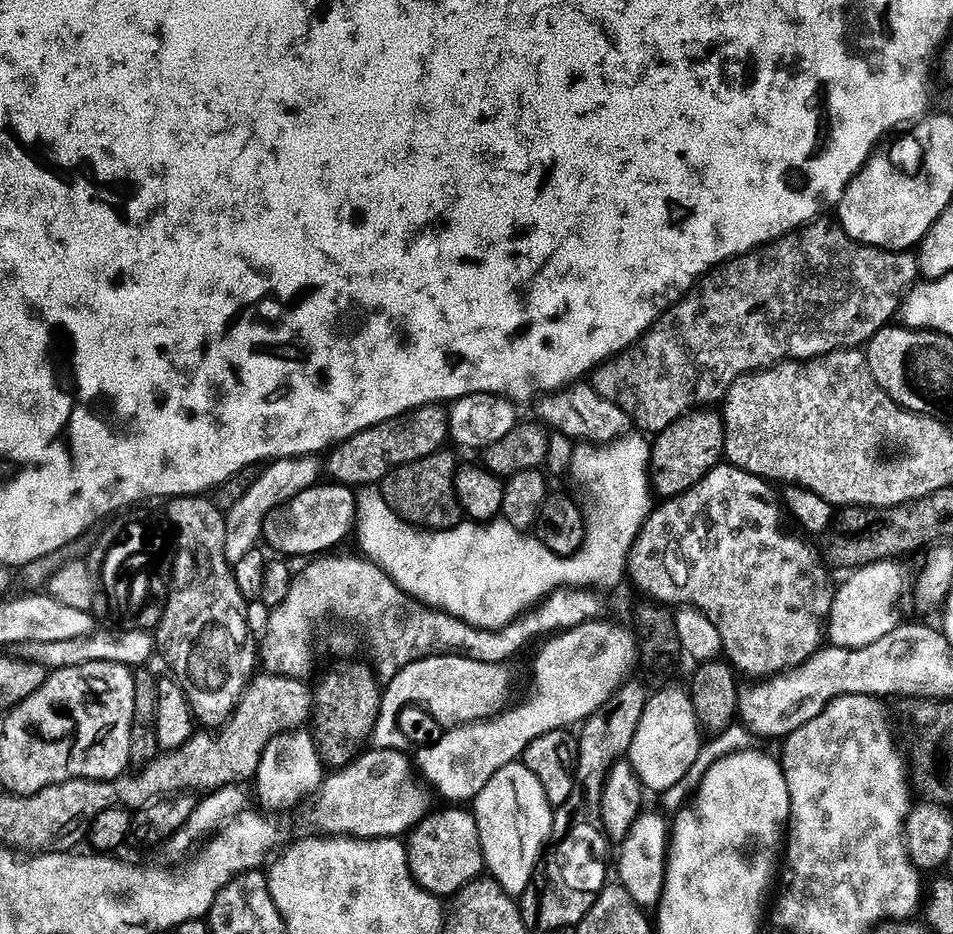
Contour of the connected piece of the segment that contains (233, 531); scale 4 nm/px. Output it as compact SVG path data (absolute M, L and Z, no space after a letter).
M317 455L275 460L265 468L267 469L260 478L245 492L231 510L227 511L225 517L227 522L225 559L231 565L235 566L246 554L255 551L256 542L257 540L259 542L263 533L264 523L272 512L305 490L316 487L324 474L323 463Z

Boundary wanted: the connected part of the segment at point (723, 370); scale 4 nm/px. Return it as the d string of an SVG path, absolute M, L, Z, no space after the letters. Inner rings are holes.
M817 218L812 223L797 228L796 231L788 233L787 236L773 240L772 243L766 244L746 256L723 261L719 266L713 268L707 276L703 277L683 300L676 303L680 308L680 417L688 415L690 410L713 405L710 403L714 400L723 401L727 397L728 389L731 388L732 383L741 380L743 376L755 374L765 368L791 360L816 360L819 356L828 356L831 352L859 349L861 346L867 345L873 336L878 335L883 328L889 327L897 319L901 305L905 303L906 297L909 295L908 287L915 280L918 280L917 257L908 250L885 250L871 248L868 244L859 244L847 236L839 223L832 221L831 224L830 221L824 219L828 218ZM696 338L698 338L698 342L706 340L706 344L698 344L700 352L704 352L704 348L714 346L714 350L704 352L704 354L710 354L710 364L706 364L706 366L702 364L702 358L696 354L696 348L690 348L690 344Z

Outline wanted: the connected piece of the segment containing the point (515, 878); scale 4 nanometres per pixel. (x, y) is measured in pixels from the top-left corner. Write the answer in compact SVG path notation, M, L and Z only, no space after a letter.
M522 762L497 767L474 801L474 815L487 871L508 896L520 898L531 886L536 863L552 836L554 809L542 790L542 782Z

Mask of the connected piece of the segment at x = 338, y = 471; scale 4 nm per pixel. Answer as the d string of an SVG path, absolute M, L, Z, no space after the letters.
M428 404L424 408L415 408L406 416L387 420L378 426L362 430L357 436L351 436L327 457L326 472L338 484L371 486L377 481L379 472L401 468L403 464L433 456L449 440L447 411L440 404Z

